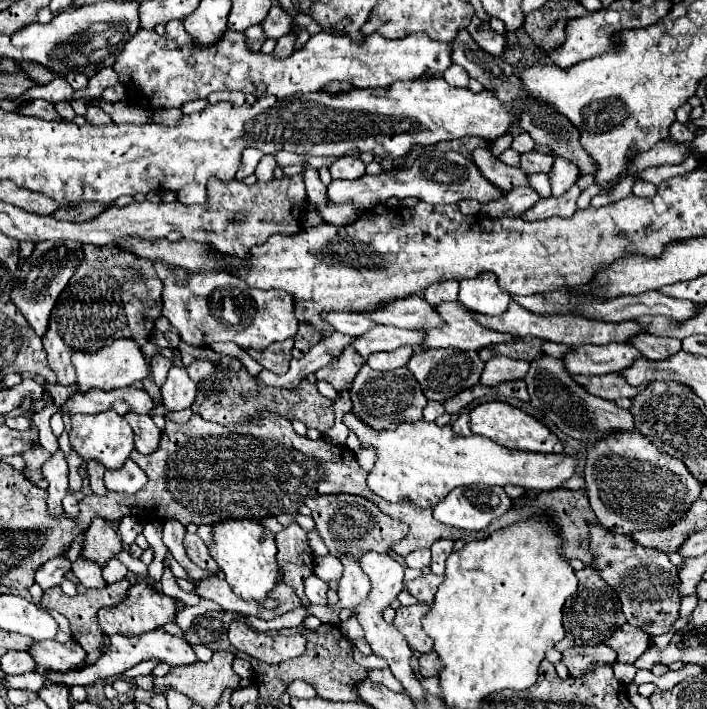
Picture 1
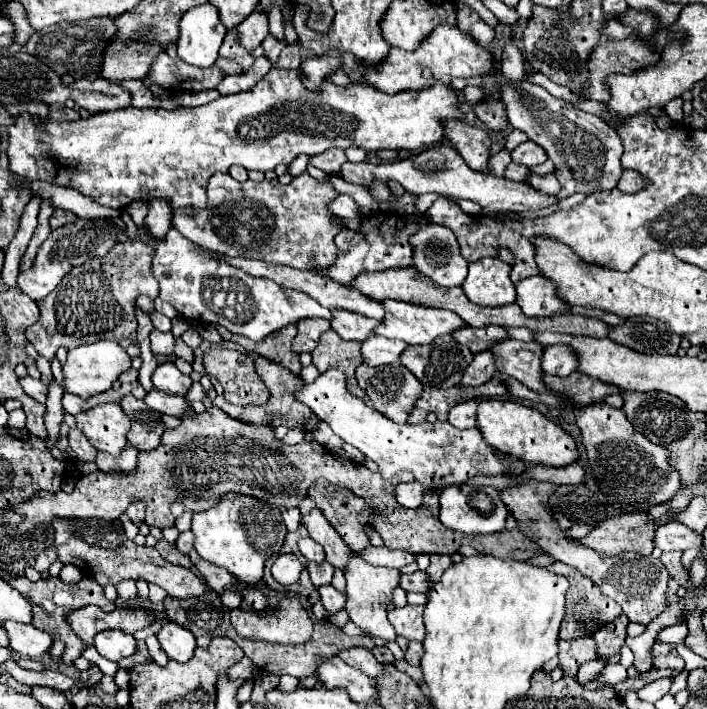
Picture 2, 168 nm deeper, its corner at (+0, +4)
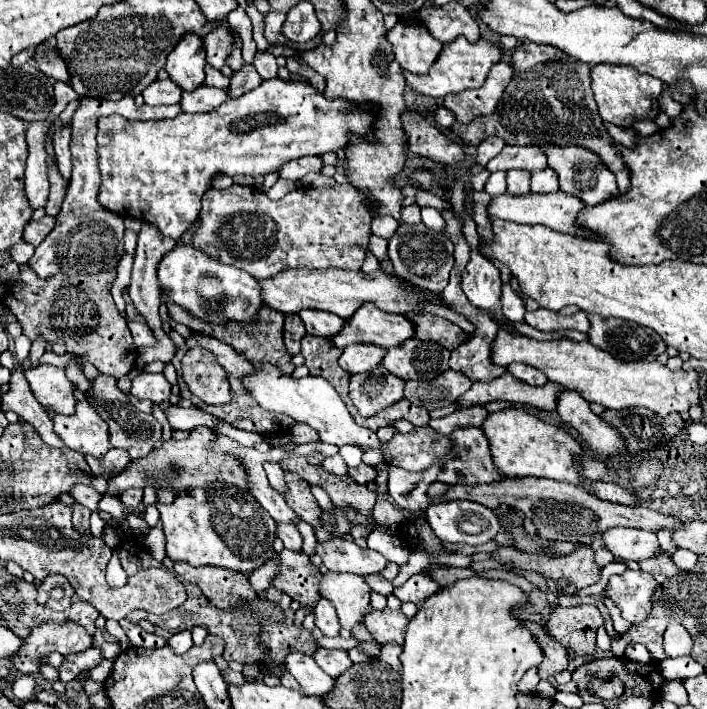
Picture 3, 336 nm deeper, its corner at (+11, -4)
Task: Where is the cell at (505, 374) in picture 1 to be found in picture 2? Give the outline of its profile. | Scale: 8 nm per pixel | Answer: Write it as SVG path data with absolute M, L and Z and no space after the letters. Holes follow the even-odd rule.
M483 351L483 353L477 353L471 367L467 367L465 375L463 375L463 383L465 387L477 387L477 385L483 385L487 381L493 379L493 375L497 373L497 367L495 367L495 357L491 351Z

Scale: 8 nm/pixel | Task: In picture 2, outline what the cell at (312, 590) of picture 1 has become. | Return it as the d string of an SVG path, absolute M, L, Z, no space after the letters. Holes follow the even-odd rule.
M321 585L317 587L317 593L319 593L319 601L323 603L323 607L329 611L329 613L335 613L339 611L343 605L345 605L345 595L339 593L333 585Z

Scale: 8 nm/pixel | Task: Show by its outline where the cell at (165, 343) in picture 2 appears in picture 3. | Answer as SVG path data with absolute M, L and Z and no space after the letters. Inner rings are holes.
M128 321L132 339L138 347L146 347L146 345L154 345L154 335L152 329L146 323L136 323L136 321Z

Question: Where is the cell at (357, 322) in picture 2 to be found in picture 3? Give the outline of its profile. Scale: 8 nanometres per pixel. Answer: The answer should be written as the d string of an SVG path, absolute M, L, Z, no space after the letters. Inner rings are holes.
M304 309L300 311L300 317L306 325L306 331L316 337L332 337L340 327L344 327L344 319L338 315L332 315L328 311L318 311L318 309Z

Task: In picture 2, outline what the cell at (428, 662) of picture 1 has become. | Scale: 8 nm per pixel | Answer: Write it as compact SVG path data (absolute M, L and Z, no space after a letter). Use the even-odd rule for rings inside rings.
M409 641L409 647L405 651L405 661L413 667L419 667L421 657L423 657L423 645L419 641Z

